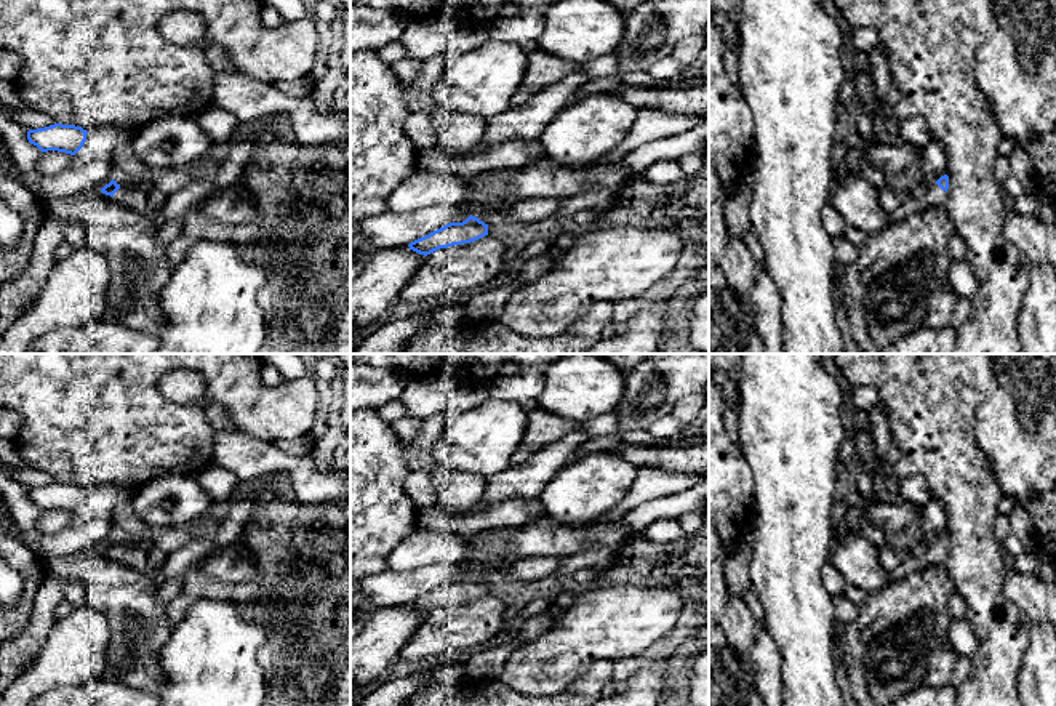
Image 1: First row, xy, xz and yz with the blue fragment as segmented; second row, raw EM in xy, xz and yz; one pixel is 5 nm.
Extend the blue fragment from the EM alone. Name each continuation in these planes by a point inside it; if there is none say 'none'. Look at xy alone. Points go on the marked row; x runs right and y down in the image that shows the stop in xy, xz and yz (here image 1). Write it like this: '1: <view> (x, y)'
1: xy (136, 199)

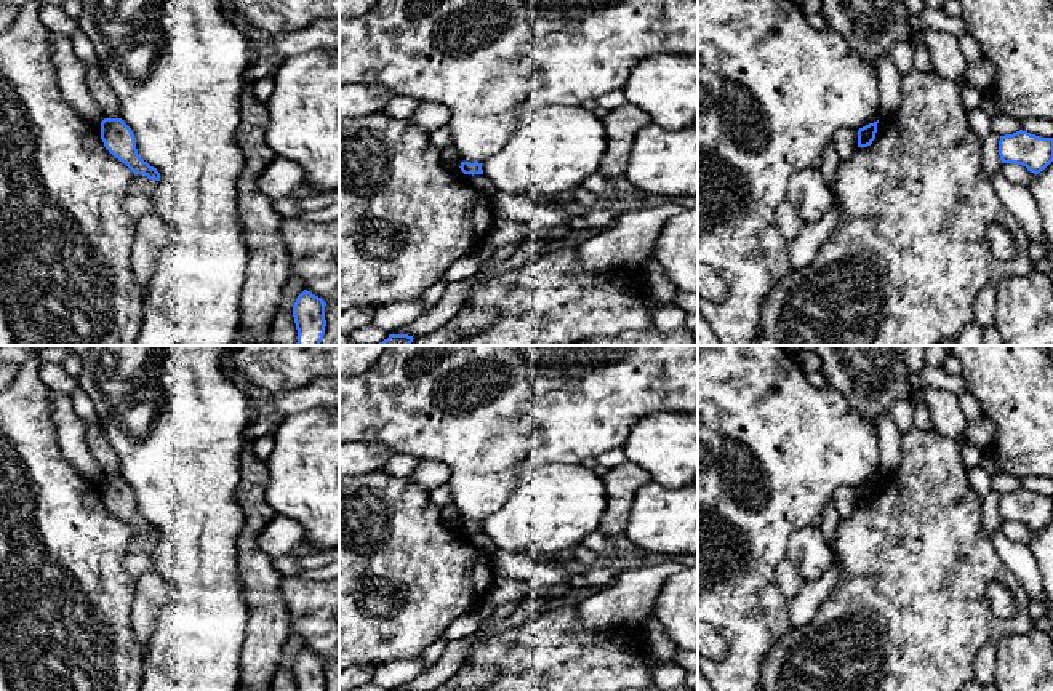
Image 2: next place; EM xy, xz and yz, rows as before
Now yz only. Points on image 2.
none

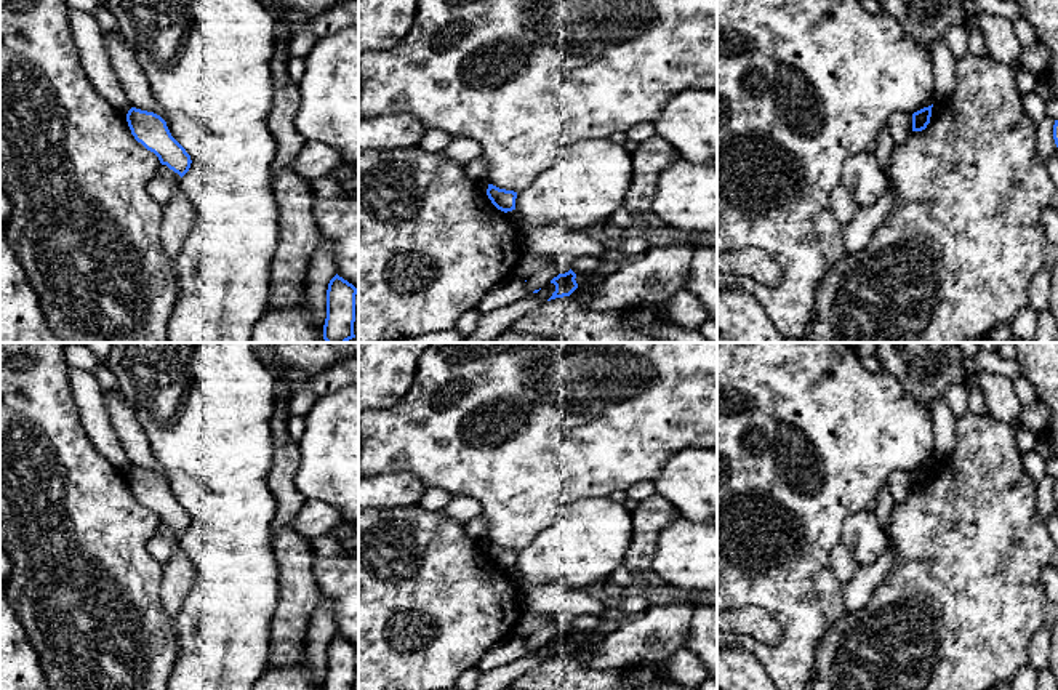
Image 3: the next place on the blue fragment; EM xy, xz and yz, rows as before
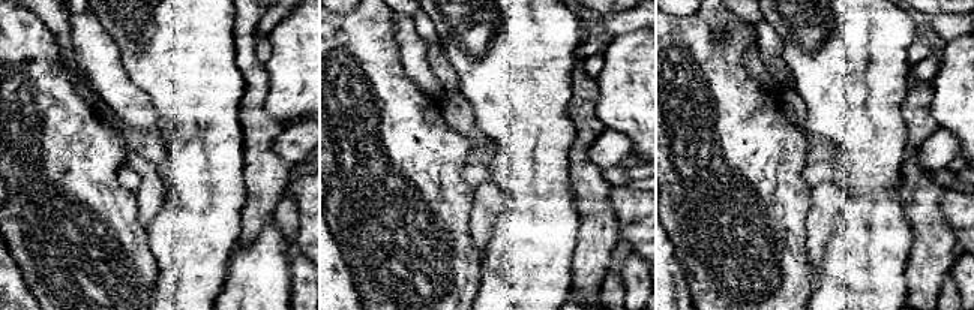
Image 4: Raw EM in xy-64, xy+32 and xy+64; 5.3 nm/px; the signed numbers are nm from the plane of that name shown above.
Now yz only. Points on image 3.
none

